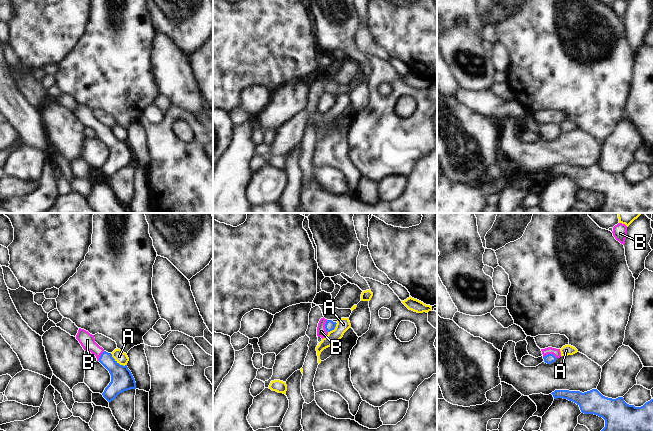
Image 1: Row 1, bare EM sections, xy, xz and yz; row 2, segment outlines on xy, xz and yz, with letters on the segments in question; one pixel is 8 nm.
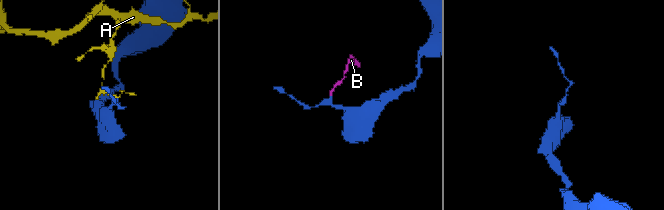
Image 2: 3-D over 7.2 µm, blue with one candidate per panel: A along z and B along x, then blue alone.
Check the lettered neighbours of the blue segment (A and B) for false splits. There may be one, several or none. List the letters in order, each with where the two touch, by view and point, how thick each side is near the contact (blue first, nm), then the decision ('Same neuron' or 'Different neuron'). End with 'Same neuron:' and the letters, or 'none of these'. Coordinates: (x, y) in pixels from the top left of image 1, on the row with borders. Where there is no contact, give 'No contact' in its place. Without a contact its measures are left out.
A: Touches blue at xy (118, 363). Thickness 180 nm (blue) against 90 nm. Different neuron
B: Touches blue at yz (550, 354). Thickness 80 nm (blue) against 60 nm. Same neuron
Same neuron: B

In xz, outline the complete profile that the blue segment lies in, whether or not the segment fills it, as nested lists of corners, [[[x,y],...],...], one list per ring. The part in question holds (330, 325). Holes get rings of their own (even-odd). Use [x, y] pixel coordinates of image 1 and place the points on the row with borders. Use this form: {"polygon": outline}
{"polygon": [[[324,317],[321,318],[317,327],[317,336],[322,339],[325,338],[330,331],[335,329],[336,324],[337,323],[332,320],[327,320]]]}

